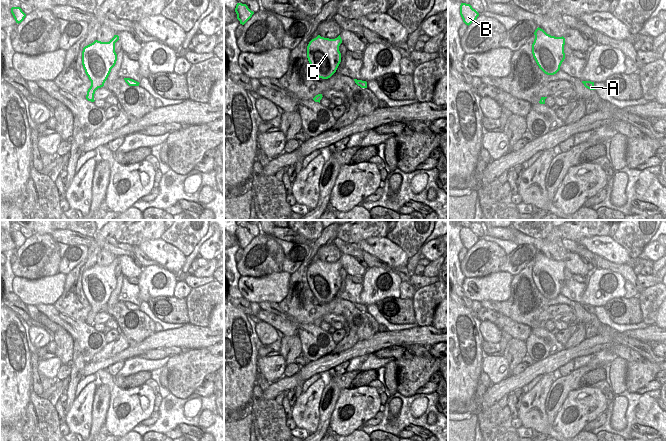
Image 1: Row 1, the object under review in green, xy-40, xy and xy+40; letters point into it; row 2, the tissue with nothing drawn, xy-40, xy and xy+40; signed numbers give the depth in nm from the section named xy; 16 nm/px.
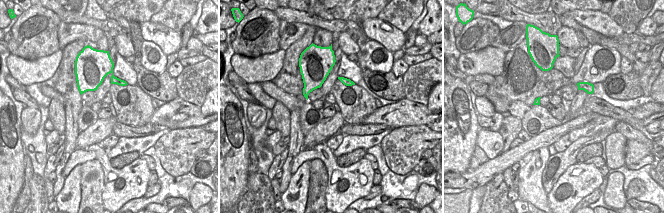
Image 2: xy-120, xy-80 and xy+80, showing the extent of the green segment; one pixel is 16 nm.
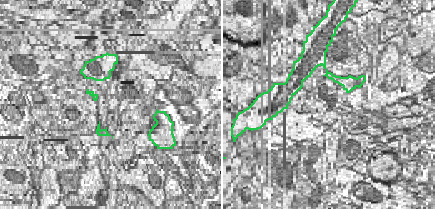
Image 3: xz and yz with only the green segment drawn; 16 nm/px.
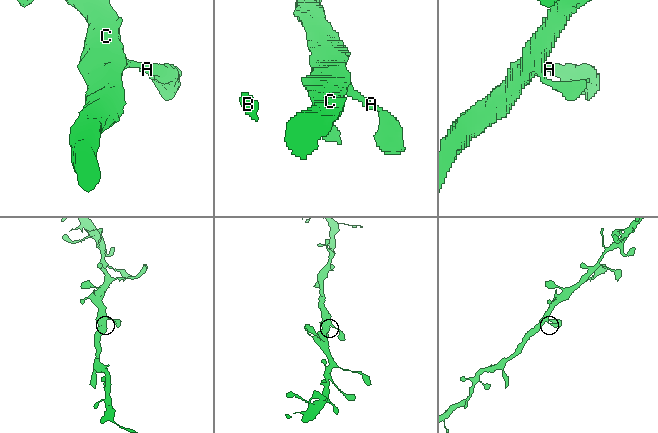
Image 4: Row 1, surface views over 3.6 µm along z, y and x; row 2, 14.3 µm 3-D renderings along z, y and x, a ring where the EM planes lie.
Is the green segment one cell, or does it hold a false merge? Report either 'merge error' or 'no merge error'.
no merge error

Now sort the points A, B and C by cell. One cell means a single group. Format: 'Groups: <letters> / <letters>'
Groups: A B C

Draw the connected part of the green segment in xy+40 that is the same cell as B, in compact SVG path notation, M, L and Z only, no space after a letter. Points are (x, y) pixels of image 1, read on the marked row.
M461 3L460 15L463 19L463 22L469 26L472 22L477 19L479 13L475 9L473 9L470 4Z

